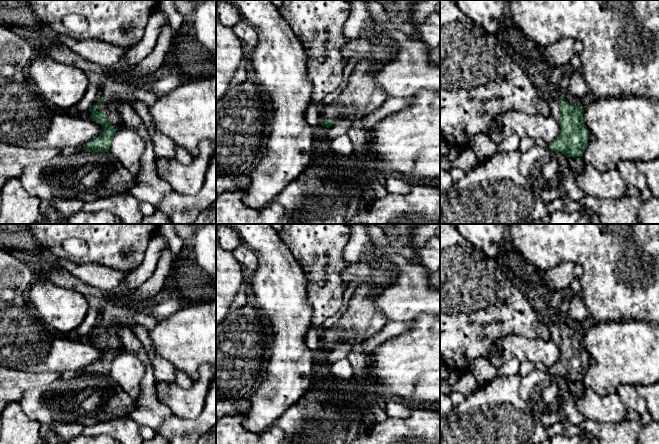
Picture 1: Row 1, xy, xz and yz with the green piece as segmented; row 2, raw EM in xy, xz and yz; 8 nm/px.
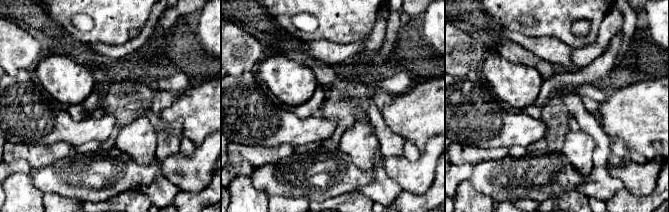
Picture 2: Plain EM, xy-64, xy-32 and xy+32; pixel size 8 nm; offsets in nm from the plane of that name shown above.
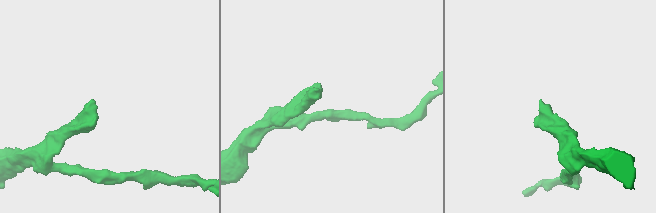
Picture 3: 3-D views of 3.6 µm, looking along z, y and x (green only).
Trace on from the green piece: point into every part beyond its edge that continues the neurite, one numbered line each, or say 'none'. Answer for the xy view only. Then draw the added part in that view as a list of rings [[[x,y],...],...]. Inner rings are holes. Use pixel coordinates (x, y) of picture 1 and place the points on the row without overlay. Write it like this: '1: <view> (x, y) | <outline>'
1: xy (115, 317) | [[[108,304],[104,307],[100,315],[100,322],[107,325],[102,326],[98,331],[98,336],[106,338],[108,346],[117,354],[119,349],[123,348],[123,343],[119,336],[118,329],[120,327],[127,327],[131,330],[134,329],[137,323],[134,322],[134,314],[137,309],[134,307],[121,307]]]

